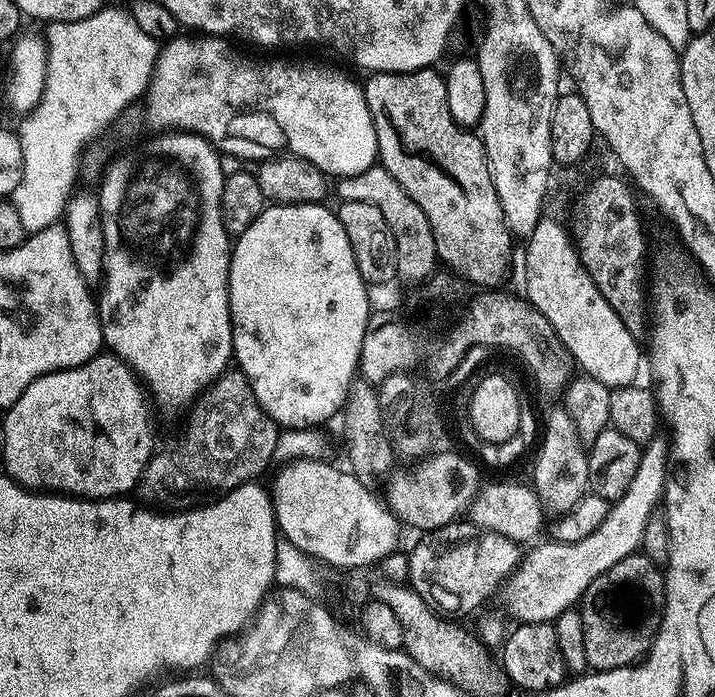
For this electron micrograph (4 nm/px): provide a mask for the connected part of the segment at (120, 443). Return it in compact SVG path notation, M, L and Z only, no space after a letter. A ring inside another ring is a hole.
M101 354L92 360L86 361L80 368L64 368L60 372L51 372L40 376L30 386L26 386L26 394L14 402L3 413L4 416L4 464L3 471L7 472L16 483L29 490L43 490L49 494L67 494L77 498L90 500L111 500L123 497L125 494L137 487L140 483L140 476L146 470L152 453L157 451L156 424L152 421L152 408L148 405L146 388L139 376L124 363L118 356Z

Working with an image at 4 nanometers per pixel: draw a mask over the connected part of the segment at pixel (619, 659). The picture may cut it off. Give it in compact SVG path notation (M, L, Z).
M643 554L622 558L606 574L594 578L580 597L578 611L582 630L586 630L586 662L597 672L627 668L643 661L664 617L664 589L666 576L661 565Z

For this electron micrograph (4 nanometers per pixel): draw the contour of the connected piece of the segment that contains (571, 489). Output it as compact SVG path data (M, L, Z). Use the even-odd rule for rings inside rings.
M556 405L546 416L540 450L532 470L532 487L541 503L555 513L568 512L587 495L589 464L584 441L574 427L574 420L563 405Z

